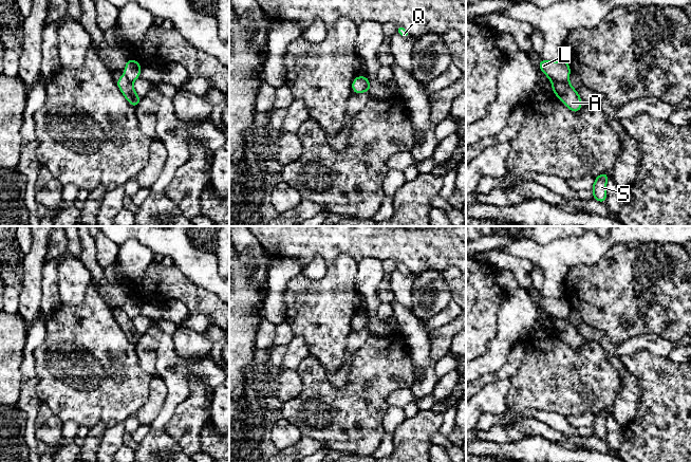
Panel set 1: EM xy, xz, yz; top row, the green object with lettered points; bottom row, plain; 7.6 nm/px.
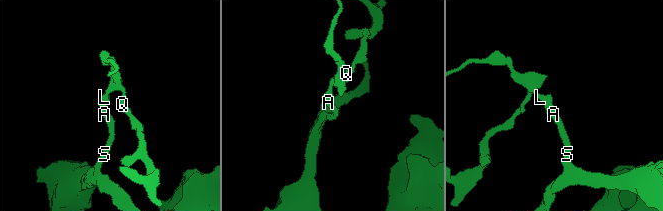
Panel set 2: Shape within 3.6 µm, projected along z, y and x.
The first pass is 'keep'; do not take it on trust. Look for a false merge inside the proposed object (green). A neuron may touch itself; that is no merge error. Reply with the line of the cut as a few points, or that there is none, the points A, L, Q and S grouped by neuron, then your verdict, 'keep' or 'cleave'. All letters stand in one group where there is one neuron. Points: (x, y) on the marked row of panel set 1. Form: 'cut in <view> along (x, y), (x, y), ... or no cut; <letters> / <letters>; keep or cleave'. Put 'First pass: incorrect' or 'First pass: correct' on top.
First pass: incorrect
cut in yz along (552, 80), (567, 81); A S / L Q; cleave

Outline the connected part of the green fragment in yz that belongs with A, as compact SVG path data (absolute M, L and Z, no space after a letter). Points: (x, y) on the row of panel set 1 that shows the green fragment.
M555 79L553 80L552 90L571 111L579 113L582 100L568 81Z

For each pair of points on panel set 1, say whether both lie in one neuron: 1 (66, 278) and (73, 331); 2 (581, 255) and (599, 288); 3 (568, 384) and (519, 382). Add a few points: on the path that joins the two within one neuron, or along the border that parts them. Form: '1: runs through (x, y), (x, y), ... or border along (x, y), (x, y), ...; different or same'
1: border along (87, 288), (83, 298), (76, 306), (61, 305); different
2: border along (608, 251), (595, 263), (573, 266), (565, 277); different
3: runs through (556, 382), (531, 382); same

